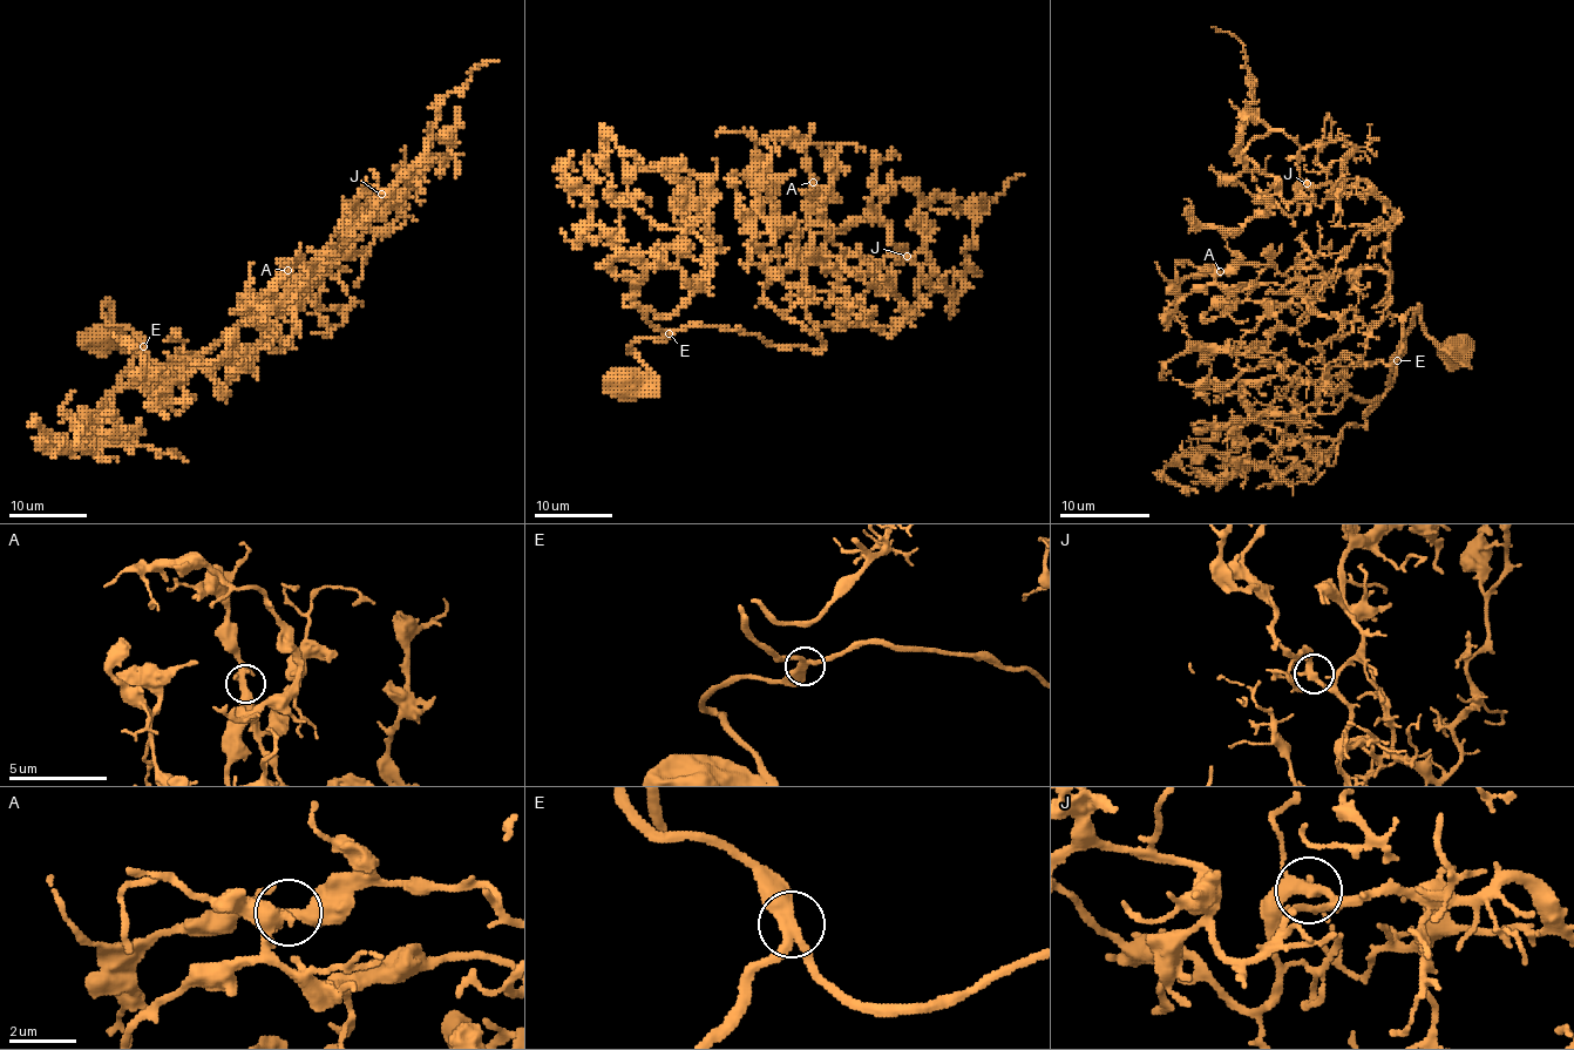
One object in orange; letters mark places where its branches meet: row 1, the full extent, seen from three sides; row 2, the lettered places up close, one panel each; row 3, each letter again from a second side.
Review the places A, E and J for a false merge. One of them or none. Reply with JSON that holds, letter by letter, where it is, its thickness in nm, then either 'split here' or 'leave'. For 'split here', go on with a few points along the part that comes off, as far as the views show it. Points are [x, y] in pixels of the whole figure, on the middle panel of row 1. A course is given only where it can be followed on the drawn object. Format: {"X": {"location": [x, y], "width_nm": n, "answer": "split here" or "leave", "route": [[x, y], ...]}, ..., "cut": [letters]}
{"A": {"location": [813, 182], "width_nm": 280, "answer": "leave"}, "E": {"location": [669, 333], "width_nm": 280, "answer": "leave"}, "J": {"location": [907, 256], "width_nm": 300, "answer": "leave"}, "cut": []}

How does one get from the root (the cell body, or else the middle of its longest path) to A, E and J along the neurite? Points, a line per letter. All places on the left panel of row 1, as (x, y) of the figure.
A: (104, 338), (124, 336), (107, 303), (151, 359), (181, 365), (246, 318), (293, 309), (319, 270), (287, 270)
E: (104, 338), (116, 344), (124, 336), (113, 323), (107, 303), (104, 317), (116, 326), (127, 326), (143, 346)
J: (104, 338), (124, 336), (107, 303), (151, 359), (181, 365), (293, 309), (381, 194)

